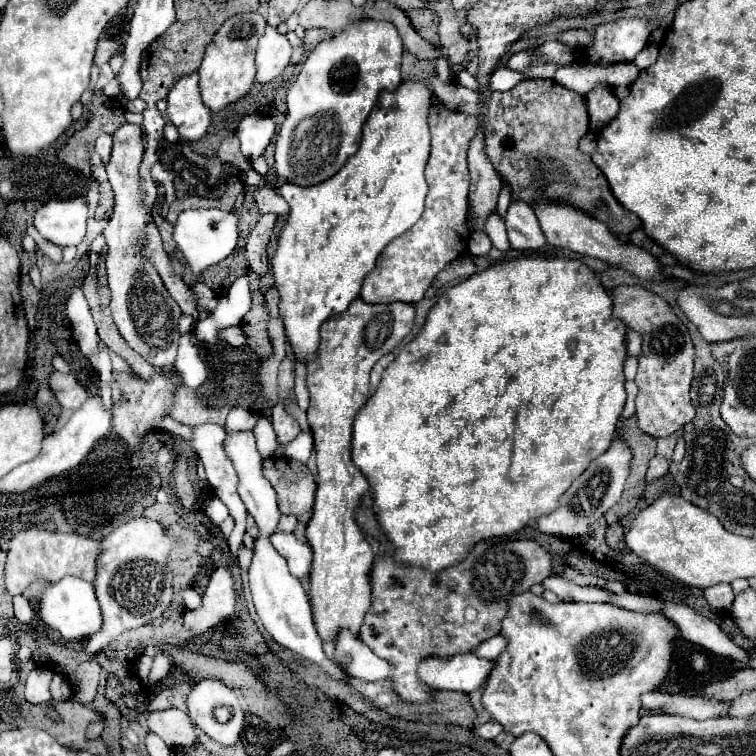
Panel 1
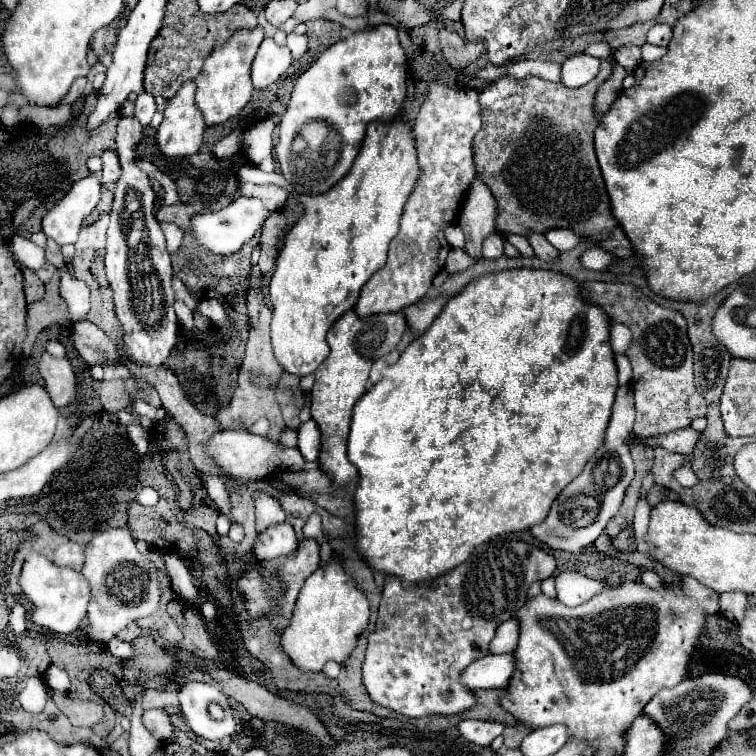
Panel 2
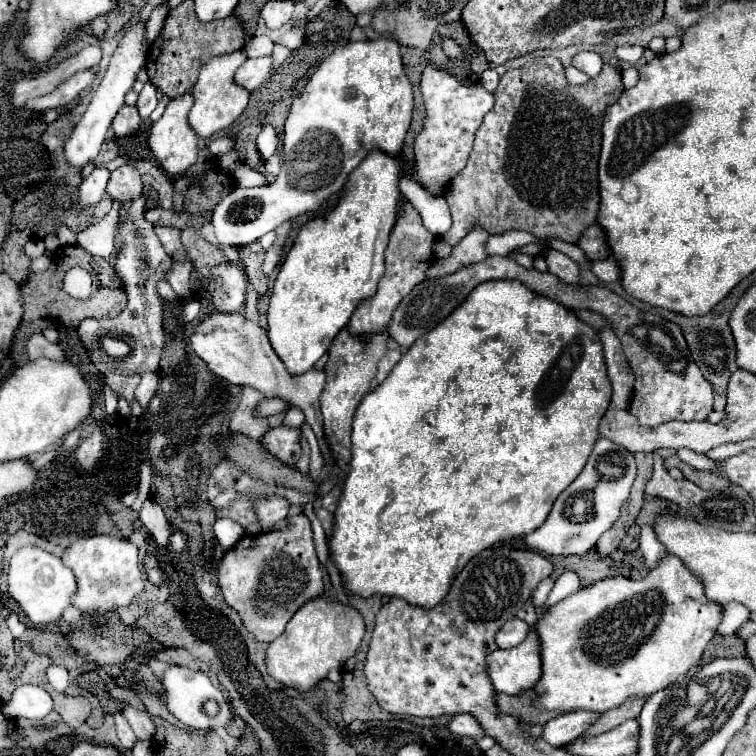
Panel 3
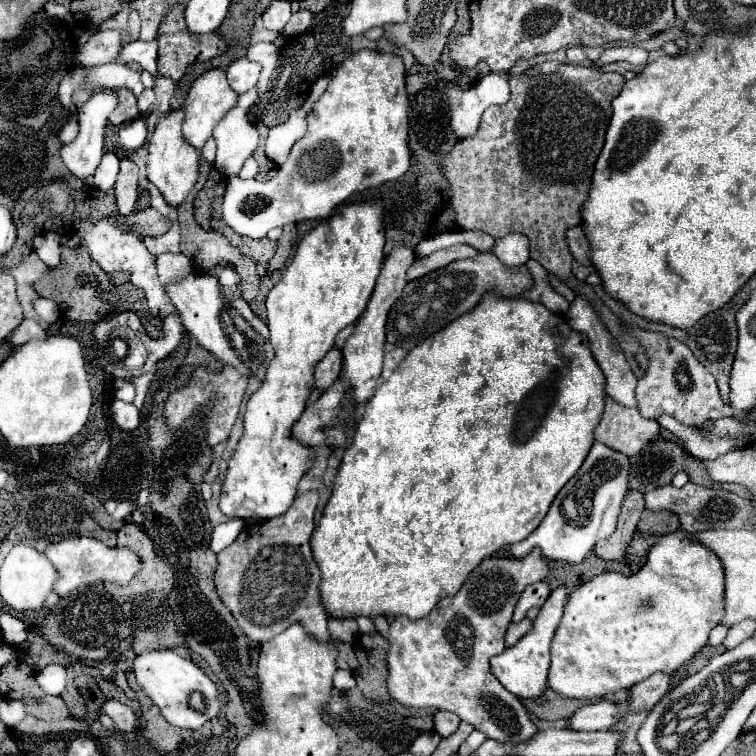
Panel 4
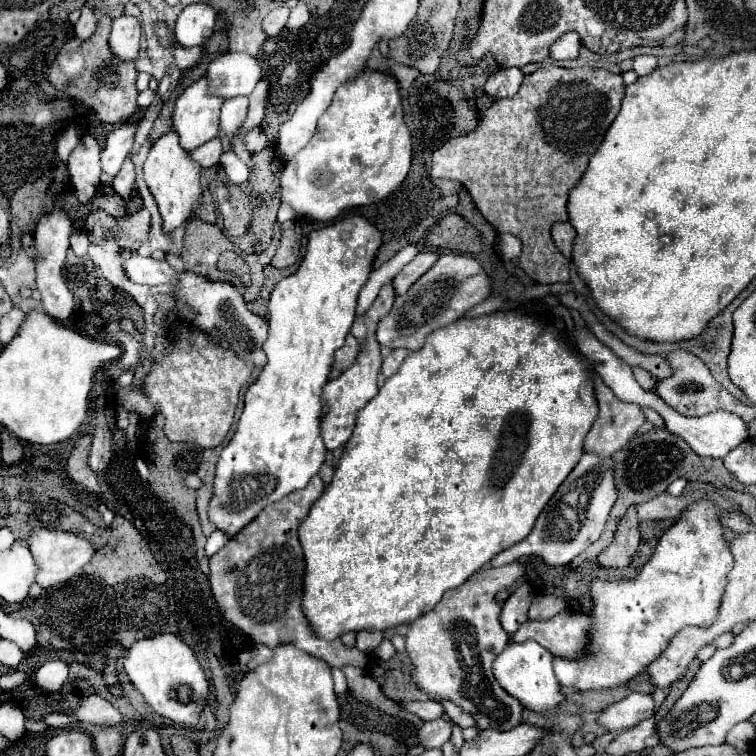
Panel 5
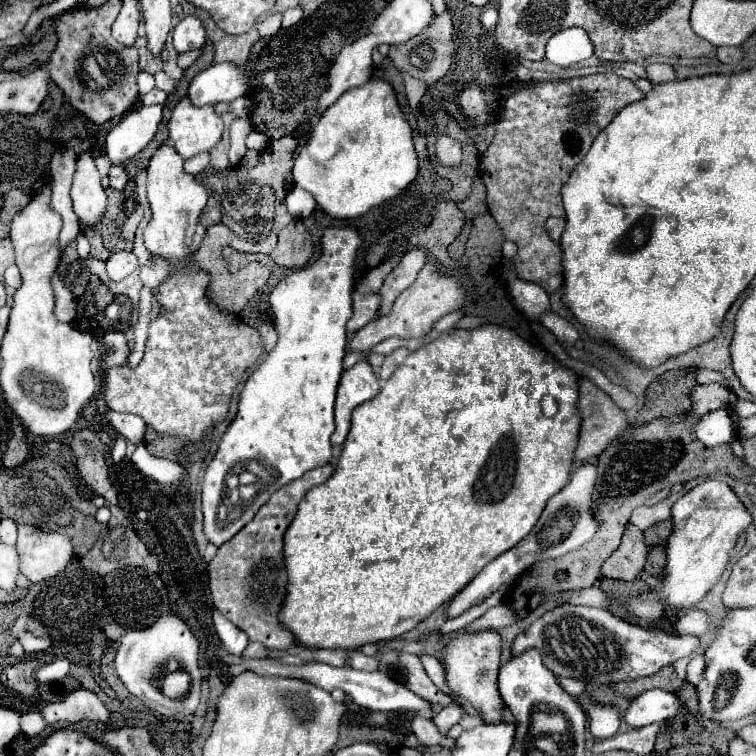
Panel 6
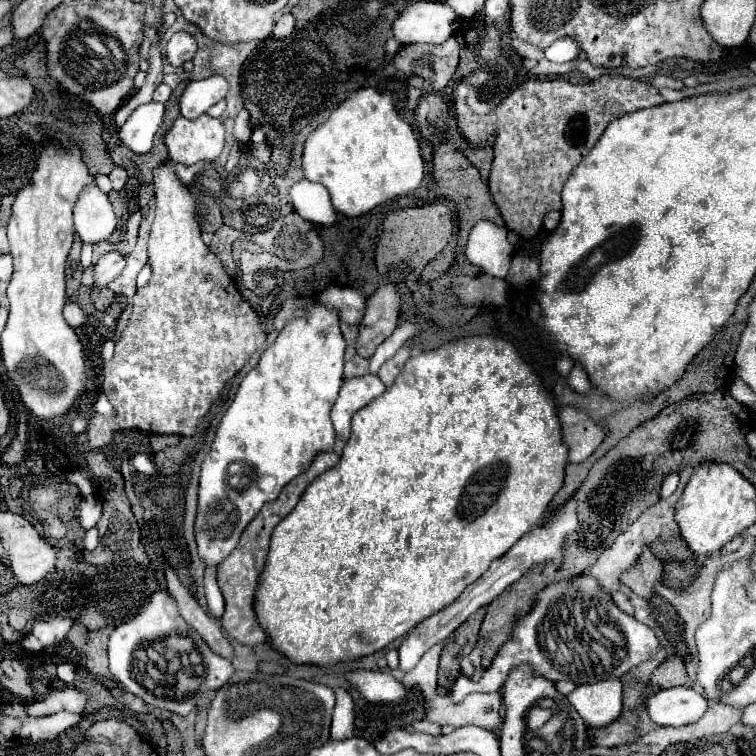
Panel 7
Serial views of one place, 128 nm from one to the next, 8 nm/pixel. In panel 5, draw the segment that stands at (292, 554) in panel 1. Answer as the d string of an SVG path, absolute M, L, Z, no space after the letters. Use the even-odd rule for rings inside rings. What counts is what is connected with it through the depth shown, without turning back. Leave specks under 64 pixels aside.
M360 214L344 216L334 224L310 234L300 268L292 276L280 280L272 290L268 302L268 340L264 344L268 364L262 368L258 380L246 390L244 412L238 420L236 434L224 446L216 464L214 494L208 516L216 528L226 530L230 536L236 536L268 504L280 502L290 492L304 488L320 470L326 456L326 446L318 428L318 418L322 412L322 386L328 382L334 350L344 346L344 338L350 332L358 294L368 282L380 244L382 234L368 222L368 218Z

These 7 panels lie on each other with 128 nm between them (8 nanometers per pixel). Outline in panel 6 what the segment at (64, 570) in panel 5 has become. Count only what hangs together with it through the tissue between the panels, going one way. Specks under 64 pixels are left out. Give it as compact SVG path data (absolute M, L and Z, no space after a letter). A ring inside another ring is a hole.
M18 526L18 552L22 558L22 574L38 584L64 572L76 552L70 538L62 532L44 532L36 526Z

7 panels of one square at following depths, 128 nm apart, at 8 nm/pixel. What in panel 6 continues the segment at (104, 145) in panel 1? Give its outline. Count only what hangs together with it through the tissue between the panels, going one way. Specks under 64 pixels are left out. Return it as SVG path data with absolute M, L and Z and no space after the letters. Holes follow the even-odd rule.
M112 166L108 176L110 176L110 186L114 190L124 190L124 186L128 182L128 172L124 170L124 166Z

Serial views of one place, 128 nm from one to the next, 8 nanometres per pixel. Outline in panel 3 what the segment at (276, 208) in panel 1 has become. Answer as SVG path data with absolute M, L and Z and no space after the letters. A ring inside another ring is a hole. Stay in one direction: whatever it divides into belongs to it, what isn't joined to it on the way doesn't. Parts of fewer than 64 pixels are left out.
M242 164L242 166L234 172L234 180L236 180L236 184L238 184L240 188L254 188L254 186L268 186L268 184L270 184L264 174L252 170L252 168L246 166L246 164Z

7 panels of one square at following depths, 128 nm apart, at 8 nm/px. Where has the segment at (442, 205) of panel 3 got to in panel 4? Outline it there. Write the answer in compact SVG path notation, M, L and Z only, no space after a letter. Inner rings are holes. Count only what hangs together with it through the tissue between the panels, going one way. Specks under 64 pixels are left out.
M358 50L346 56L334 70L328 88L314 104L306 118L306 134L300 138L284 162L278 174L270 182L228 180L228 188L222 202L222 220L236 234L260 240L272 228L282 228L290 222L328 218L332 210L346 202L354 192L362 192L372 186L380 186L390 180L398 180L410 168L408 150L408 92L406 92L406 68L402 58L388 52Z

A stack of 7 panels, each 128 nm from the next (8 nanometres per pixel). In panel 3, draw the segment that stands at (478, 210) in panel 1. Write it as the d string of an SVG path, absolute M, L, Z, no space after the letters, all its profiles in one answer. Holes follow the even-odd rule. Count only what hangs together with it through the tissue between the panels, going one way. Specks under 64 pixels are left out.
M474 226L454 248L452 254L444 260L434 260L432 268L428 268L428 278L442 278L448 276L452 272L456 272L458 268L464 268L468 264L478 264L484 262L488 258L486 254L486 240L488 240L488 230Z

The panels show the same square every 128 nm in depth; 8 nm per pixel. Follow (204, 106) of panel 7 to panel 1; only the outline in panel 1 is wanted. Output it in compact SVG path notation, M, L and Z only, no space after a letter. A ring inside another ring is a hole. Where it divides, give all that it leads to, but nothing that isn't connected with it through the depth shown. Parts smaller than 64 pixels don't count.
M266 28L266 34L260 38L256 48L256 66L258 76L256 82L270 82L276 76L284 72L284 68L290 64L292 46L284 34L280 34L276 28Z

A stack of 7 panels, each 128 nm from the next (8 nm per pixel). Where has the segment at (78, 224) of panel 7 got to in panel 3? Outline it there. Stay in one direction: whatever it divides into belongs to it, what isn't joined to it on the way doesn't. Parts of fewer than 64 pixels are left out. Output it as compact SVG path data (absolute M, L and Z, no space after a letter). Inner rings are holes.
M136 22L128 28L128 32L122 36L116 52L112 54L110 58L110 64L108 64L108 70L100 82L100 86L96 88L94 92L94 98L88 106L88 110L84 112L84 116L80 118L80 122L74 126L74 132L72 136L68 138L68 142L64 144L64 154L66 154L66 160L76 166L76 168L82 168L90 162L94 162L94 158L98 156L100 152L100 144L108 132L108 128L112 126L112 120L116 116L116 112L124 106L124 96L128 90L132 90L132 86L136 84L138 80L138 72L146 66L146 54L148 54L148 38L146 38L146 24L144 22Z

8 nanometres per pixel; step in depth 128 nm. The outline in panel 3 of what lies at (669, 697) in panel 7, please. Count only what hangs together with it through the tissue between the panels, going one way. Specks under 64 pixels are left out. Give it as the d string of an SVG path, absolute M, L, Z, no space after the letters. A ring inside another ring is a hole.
M572 712L562 714L548 724L544 724L544 730L540 734L540 740L548 742L552 748L564 748L568 740L576 740L592 720L598 720L594 712Z

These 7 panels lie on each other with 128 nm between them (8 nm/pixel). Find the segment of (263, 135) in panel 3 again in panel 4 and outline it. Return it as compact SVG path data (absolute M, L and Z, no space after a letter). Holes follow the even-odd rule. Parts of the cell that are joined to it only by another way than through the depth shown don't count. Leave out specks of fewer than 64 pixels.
M322 76L318 78L314 84L312 84L312 94L310 98L306 100L306 104L298 110L294 110L290 114L290 118L282 124L282 126L274 126L270 128L268 132L268 138L266 138L266 144L264 144L264 152L266 156L274 162L274 164L284 164L286 158L288 158L288 152L292 148L292 144L304 136L306 132L306 122L304 118L308 116L308 112L312 110L312 104L316 100L316 96L320 96L320 92L324 92L326 84L328 84L330 76Z

